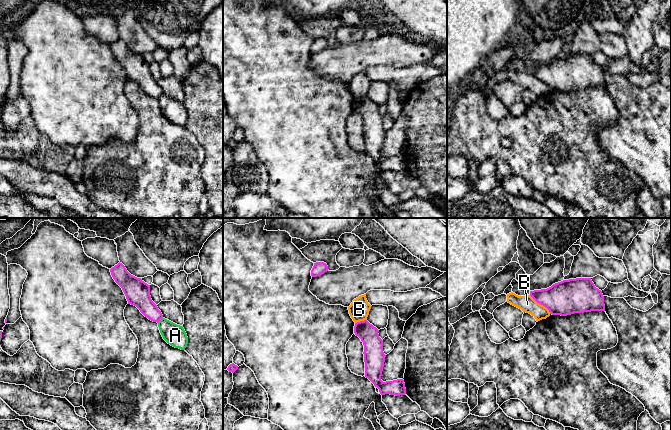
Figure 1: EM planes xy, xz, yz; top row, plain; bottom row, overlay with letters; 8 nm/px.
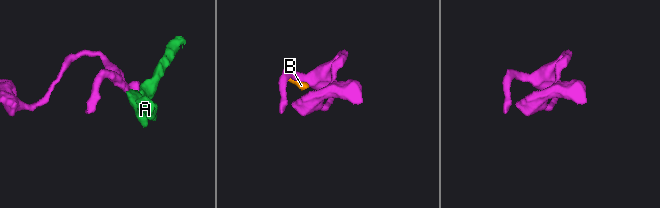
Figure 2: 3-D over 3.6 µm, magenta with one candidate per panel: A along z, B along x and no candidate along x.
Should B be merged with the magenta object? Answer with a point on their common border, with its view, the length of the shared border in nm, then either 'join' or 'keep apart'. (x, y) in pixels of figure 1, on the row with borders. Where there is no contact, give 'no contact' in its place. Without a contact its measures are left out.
yz (540, 303) | 220 nm | keep apart

